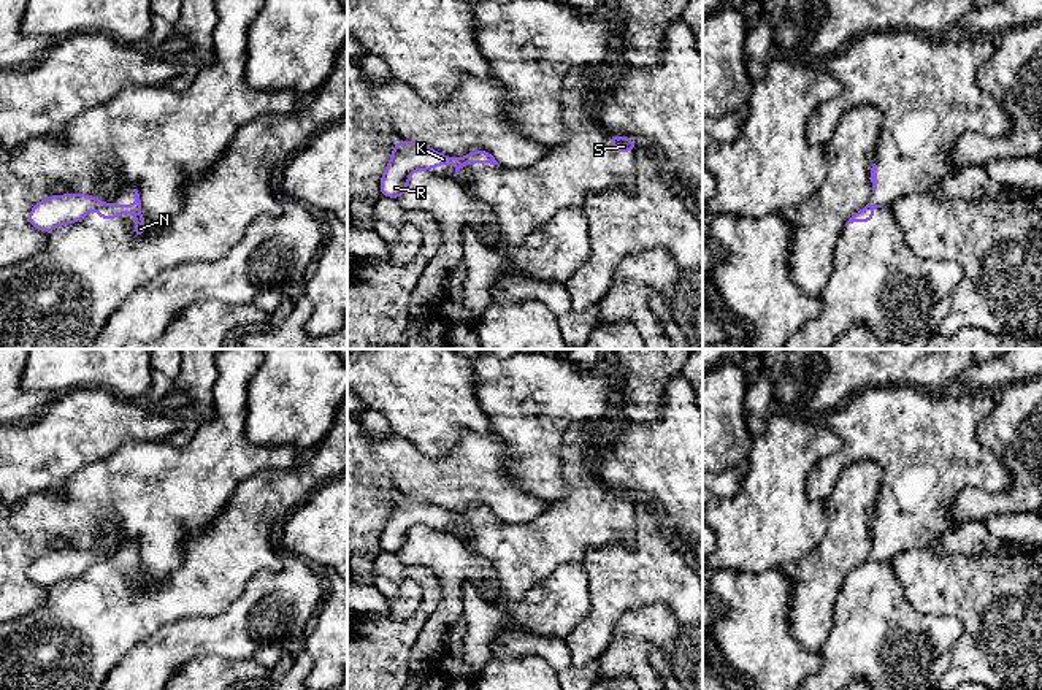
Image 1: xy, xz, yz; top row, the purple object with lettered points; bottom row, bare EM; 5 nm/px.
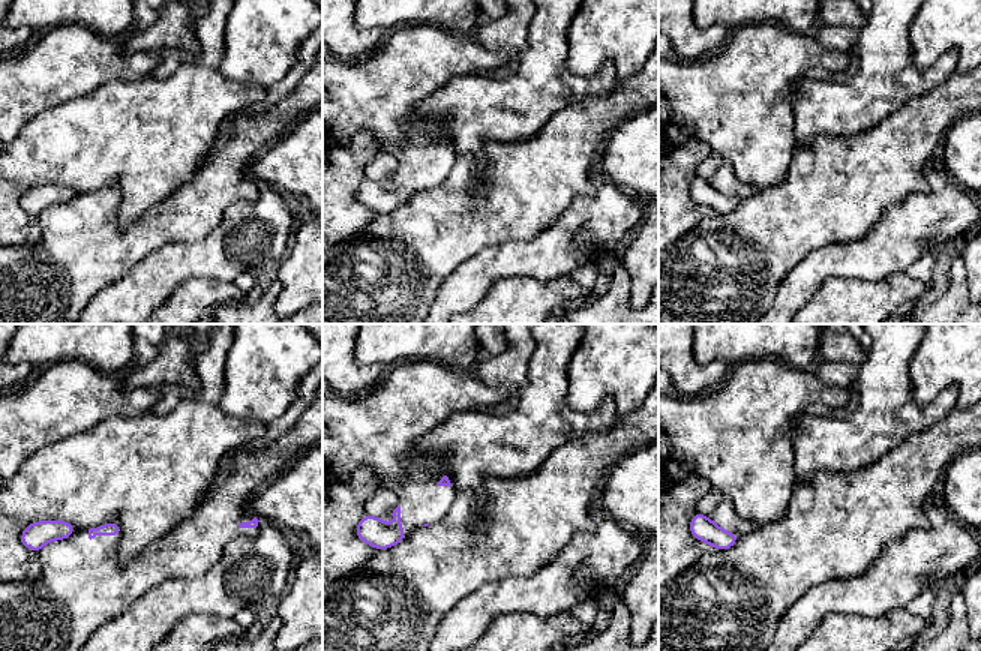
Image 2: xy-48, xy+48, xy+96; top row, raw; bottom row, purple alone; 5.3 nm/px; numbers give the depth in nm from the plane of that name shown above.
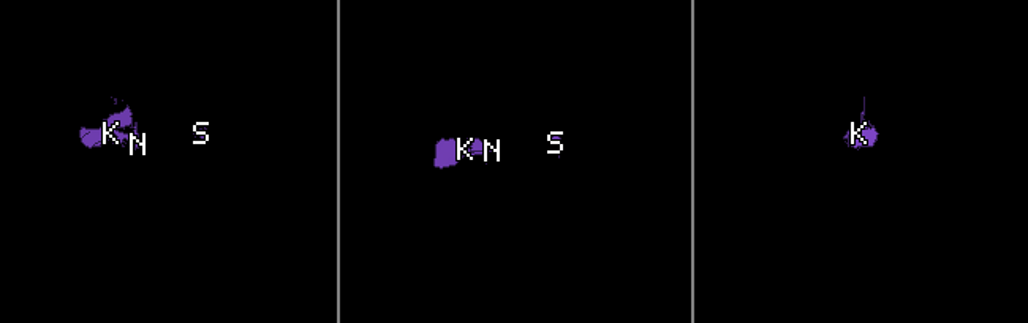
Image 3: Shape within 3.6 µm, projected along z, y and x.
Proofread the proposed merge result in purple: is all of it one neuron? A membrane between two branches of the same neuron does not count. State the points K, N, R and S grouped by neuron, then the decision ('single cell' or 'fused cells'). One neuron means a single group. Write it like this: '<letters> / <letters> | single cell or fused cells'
K R / N S | fused cells

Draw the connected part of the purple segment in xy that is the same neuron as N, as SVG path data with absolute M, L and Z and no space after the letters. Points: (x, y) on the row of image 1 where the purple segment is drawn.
M136 189L133 205L114 205L113 201L103 203L100 206L100 222L105 224L111 217L122 217L127 211L132 211L135 214L135 232L136 235L141 235L144 232L144 217L140 194Z

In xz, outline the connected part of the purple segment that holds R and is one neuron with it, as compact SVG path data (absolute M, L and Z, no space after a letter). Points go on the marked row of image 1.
M395 141L392 159L379 181L382 197L401 198L408 190L409 176L414 170L430 173L436 165L452 165L455 174L460 171L457 159L441 154L423 143Z

